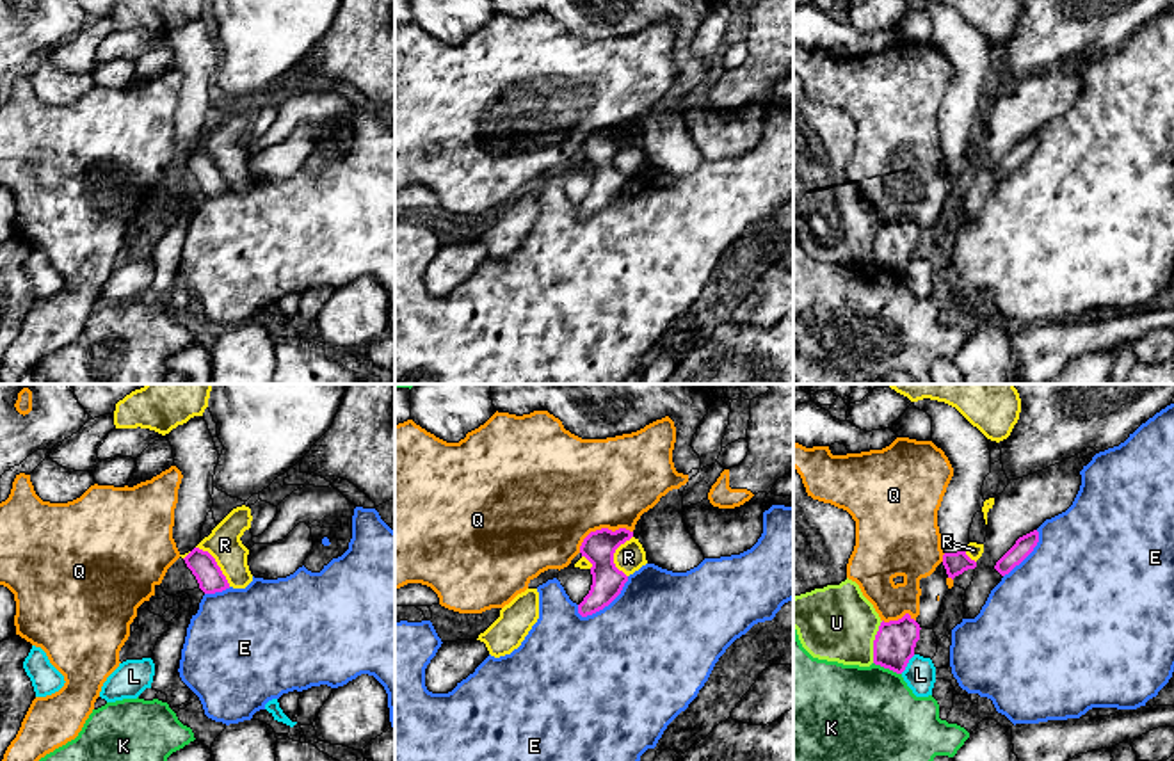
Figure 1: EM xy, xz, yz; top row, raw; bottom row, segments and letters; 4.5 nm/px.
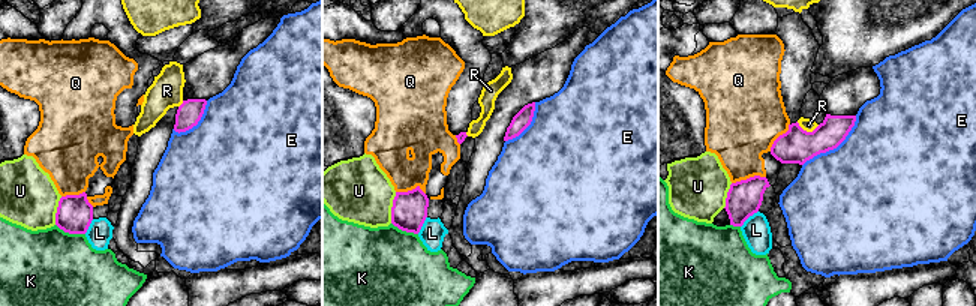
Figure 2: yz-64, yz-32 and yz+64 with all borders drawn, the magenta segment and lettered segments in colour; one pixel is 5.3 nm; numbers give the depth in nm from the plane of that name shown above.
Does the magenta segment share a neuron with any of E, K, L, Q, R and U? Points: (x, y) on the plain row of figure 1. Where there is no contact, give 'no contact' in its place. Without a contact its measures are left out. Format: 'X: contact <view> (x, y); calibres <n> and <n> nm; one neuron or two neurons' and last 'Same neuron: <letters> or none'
E: contact xz (605, 207); calibres 140 and 480 nm; two neurons
K: contact yz (888, 269); calibres 190 and 460 nm; two neurons
L: contact yz (908, 264); calibres 190 and 140 nm; two neurons
Q: contact xz (602, 130); calibres 150 and 460 nm; two neurons
R: contact xy (216, 166); calibres 120 and 150 nm; two neurons
U: contact yz (874, 244); calibres 190 and 340 nm; two neurons
Same neuron: none

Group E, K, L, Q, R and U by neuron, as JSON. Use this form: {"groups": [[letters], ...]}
{"groups": [["E"], ["K"], ["L"], ["Q"], ["R"], ["U"]]}

